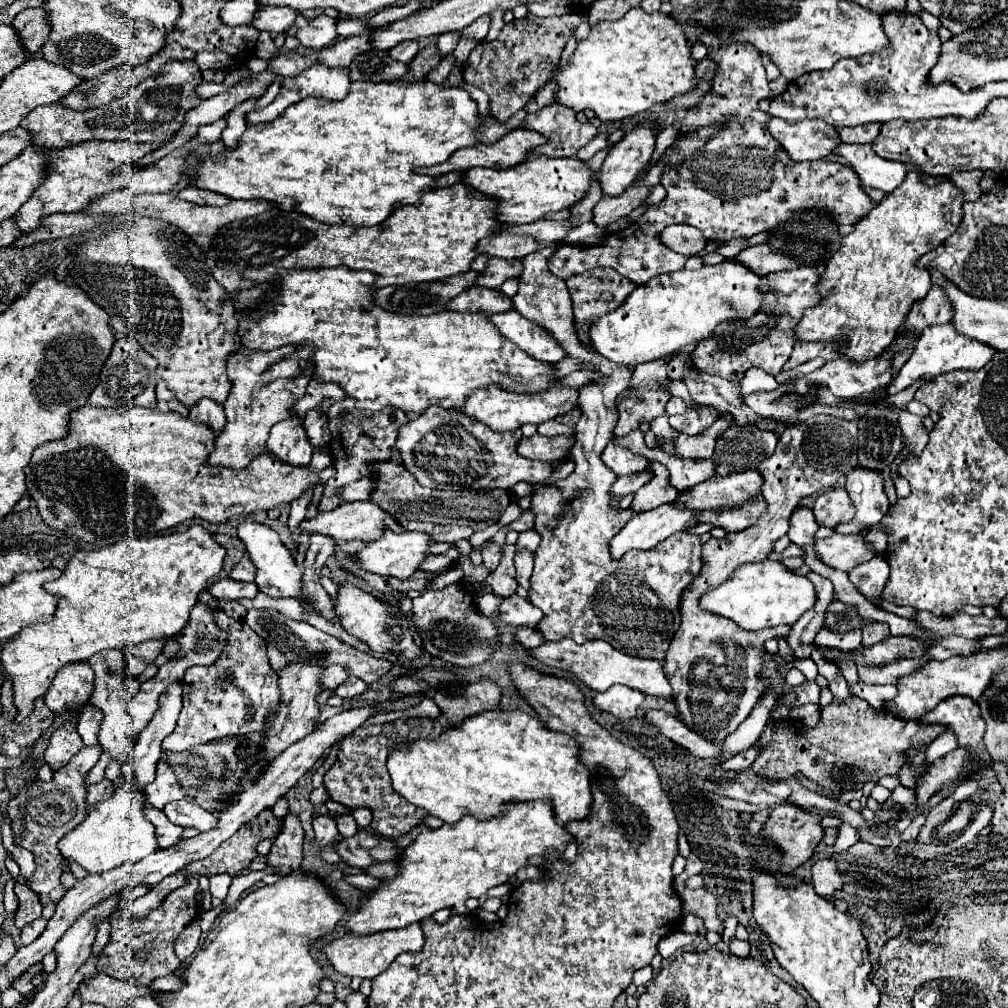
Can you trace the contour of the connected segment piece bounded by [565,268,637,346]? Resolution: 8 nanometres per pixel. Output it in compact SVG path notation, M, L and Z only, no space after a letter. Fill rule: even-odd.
M595 268L595 270L587 270L585 274L577 274L565 280L569 294L571 294L571 302L573 302L573 312L575 312L575 326L579 332L579 338L585 346L589 346L589 336L587 336L587 320L591 316L605 316L611 310L615 310L617 306L621 306L621 302L625 302L625 298L637 288L633 282L629 282L625 276L621 276L619 272L615 272L613 268Z

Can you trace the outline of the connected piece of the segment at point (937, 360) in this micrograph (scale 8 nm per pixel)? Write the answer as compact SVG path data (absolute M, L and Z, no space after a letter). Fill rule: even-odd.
M941 324L941 326L931 326L929 330L923 332L923 336L917 340L915 352L911 354L911 358L905 362L905 366L899 370L899 374L893 378L893 382L889 384L889 394L897 394L905 388L909 388L915 380L919 380L921 376L929 374L929 376L939 376L945 372L953 372L953 370L979 370L985 366L985 362L989 362L989 358L993 358L997 350L993 350L991 346L985 346L981 342L975 342L963 334L957 334L953 324Z

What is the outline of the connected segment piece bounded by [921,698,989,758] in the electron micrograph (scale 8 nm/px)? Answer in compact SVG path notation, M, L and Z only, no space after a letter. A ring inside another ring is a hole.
M947 698L945 702L937 704L935 710L921 718L921 724L933 722L945 724L951 732L955 732L959 746L967 748L975 756L989 758L983 744L985 722L979 714L979 706L971 698Z

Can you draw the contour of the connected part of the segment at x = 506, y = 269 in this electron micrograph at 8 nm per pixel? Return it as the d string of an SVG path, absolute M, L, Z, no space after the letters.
M489 258L485 264L485 270L481 272L481 278L477 278L477 286L483 288L493 288L497 290L505 280L517 278L521 274L521 260L499 260L499 258Z

